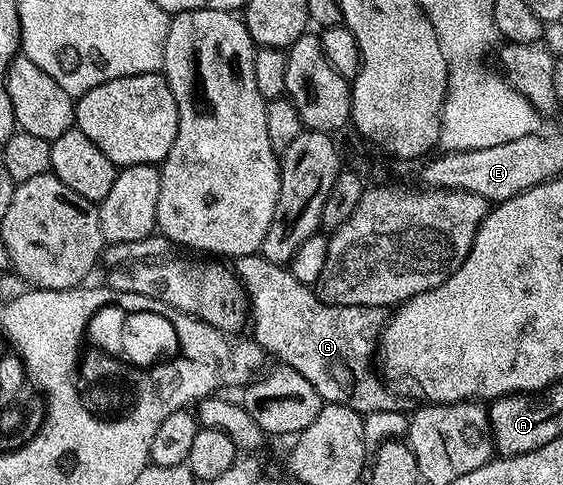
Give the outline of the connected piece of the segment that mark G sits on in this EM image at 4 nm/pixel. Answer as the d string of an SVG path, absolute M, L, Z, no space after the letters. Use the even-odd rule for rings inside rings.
M262 253L240 255L234 260L233 271L238 276L243 290L247 292L249 304L250 334L268 356L276 355L278 362L292 367L323 399L324 404L336 403L359 412L364 417L375 415L378 411L395 411L399 399L390 395L379 384L371 359L376 358L379 332L383 330L389 315L382 307L335 307L320 299L308 284L297 281L286 267L269 261Z

